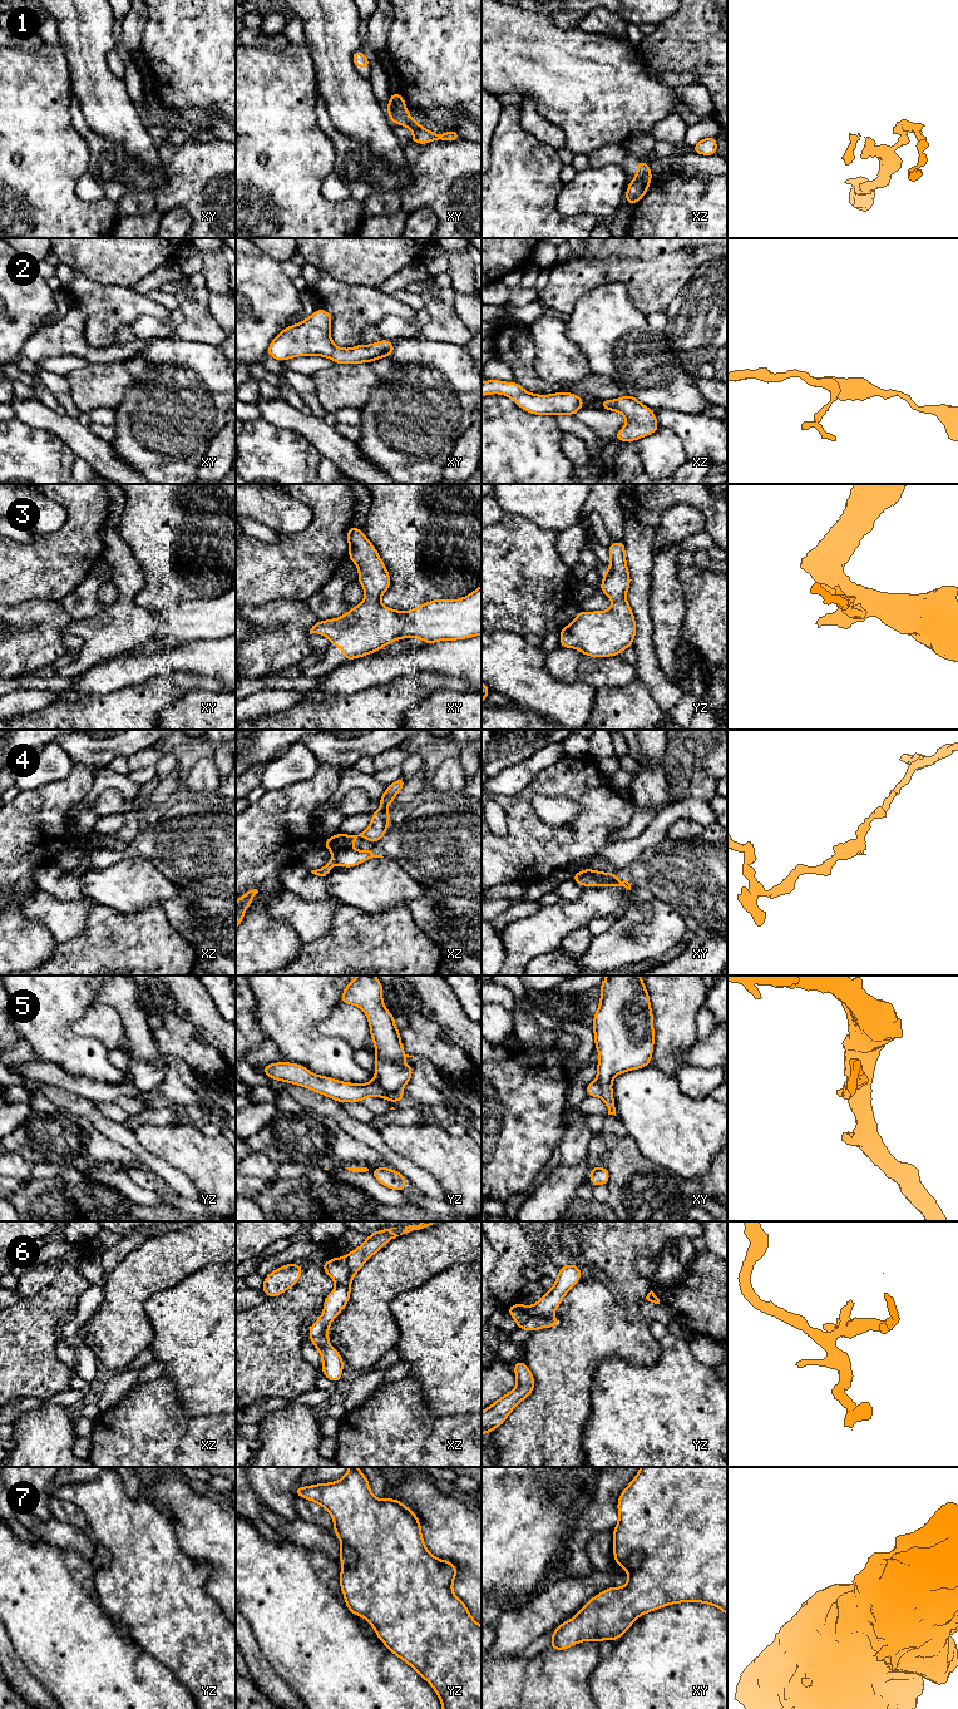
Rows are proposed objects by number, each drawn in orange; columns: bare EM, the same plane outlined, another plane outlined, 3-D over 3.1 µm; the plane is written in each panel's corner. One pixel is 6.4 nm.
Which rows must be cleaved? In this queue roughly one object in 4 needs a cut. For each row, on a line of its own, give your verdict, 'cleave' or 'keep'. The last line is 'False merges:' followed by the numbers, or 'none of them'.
1: cleave
2: keep
3: keep
4: cleave
5: cleave
6: cleave
7: cleave
False merges: 1, 4, 5, 6, 7

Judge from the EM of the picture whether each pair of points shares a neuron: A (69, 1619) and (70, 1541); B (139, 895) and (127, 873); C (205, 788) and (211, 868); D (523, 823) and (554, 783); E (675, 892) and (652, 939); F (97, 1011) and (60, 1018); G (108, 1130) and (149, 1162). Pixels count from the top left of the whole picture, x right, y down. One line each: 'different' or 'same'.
A: different
B: same
C: different
D: same
E: different
F: different
G: same

